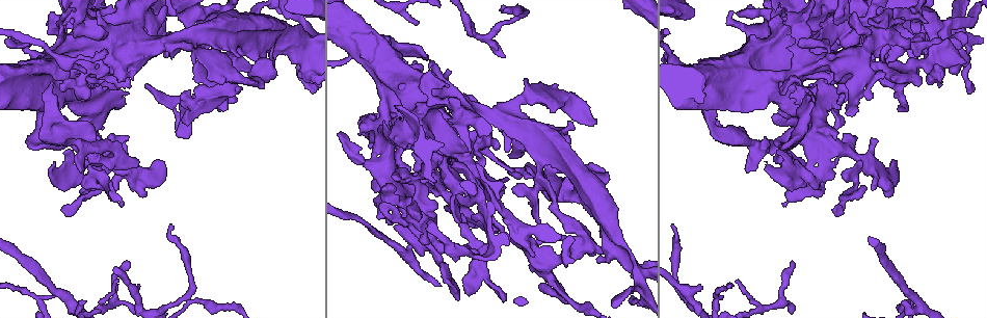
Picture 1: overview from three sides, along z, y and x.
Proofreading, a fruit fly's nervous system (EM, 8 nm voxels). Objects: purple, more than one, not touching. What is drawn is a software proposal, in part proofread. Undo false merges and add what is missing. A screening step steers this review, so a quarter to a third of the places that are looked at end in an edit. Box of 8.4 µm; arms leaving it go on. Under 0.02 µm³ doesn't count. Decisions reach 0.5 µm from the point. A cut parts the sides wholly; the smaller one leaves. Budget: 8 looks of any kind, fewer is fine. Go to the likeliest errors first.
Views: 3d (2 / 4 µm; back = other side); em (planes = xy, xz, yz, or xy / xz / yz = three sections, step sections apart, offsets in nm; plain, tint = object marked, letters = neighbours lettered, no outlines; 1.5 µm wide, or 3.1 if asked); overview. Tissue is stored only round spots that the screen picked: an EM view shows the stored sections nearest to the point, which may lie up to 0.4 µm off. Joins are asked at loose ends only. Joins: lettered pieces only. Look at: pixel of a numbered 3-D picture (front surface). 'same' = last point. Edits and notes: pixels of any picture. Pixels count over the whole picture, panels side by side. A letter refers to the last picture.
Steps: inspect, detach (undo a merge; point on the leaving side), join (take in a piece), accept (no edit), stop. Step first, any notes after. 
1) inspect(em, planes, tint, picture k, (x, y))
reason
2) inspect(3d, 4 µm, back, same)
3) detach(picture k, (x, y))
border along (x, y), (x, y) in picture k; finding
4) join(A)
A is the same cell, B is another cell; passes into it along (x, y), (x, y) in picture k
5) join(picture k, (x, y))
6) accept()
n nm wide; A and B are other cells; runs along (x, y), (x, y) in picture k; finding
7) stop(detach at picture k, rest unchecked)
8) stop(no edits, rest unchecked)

inspect(3d, 4 µm, picture 1, (808, 98))
closes a loop

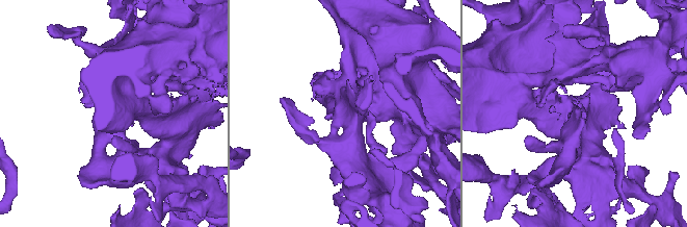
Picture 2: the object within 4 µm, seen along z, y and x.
inspect(em, xz, step 8, letters, picture 2, (577, 113))

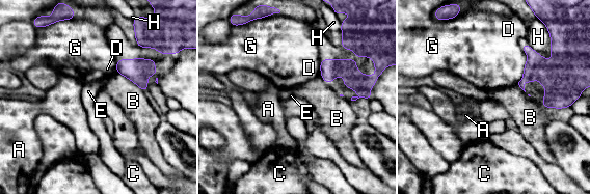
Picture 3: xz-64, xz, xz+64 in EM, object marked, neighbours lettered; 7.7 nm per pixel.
inspect(em, yz, step 4, letters, same)
cut it another way

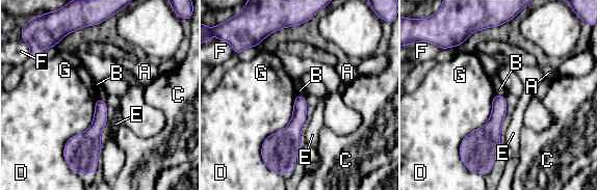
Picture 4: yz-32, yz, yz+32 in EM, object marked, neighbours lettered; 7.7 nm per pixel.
accept()
A, B, C, D, E, F and G are other cells; border along (494, 93), (460, 145), (478, 174) in picture 4; one neuron here

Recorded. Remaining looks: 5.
inspect(3d, 2 µm, back, picture 1, (85, 73))
an open end

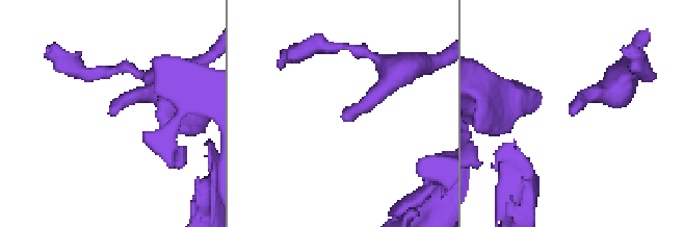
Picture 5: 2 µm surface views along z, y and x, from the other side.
inspect(em, xy, step 8, letters, picture 5, (110, 116))

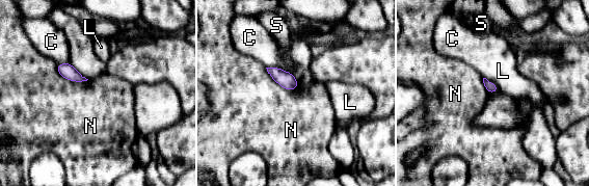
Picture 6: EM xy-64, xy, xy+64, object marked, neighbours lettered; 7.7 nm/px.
inspect(em, planes, letters, same)
another direction

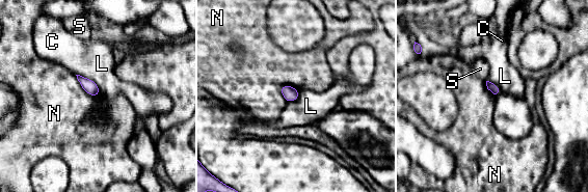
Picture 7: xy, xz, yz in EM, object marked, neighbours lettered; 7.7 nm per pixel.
accept()
C, L, N and S are other cells; no lettered piece goes on from it

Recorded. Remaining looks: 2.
stop(no edits, rest unchecked)

